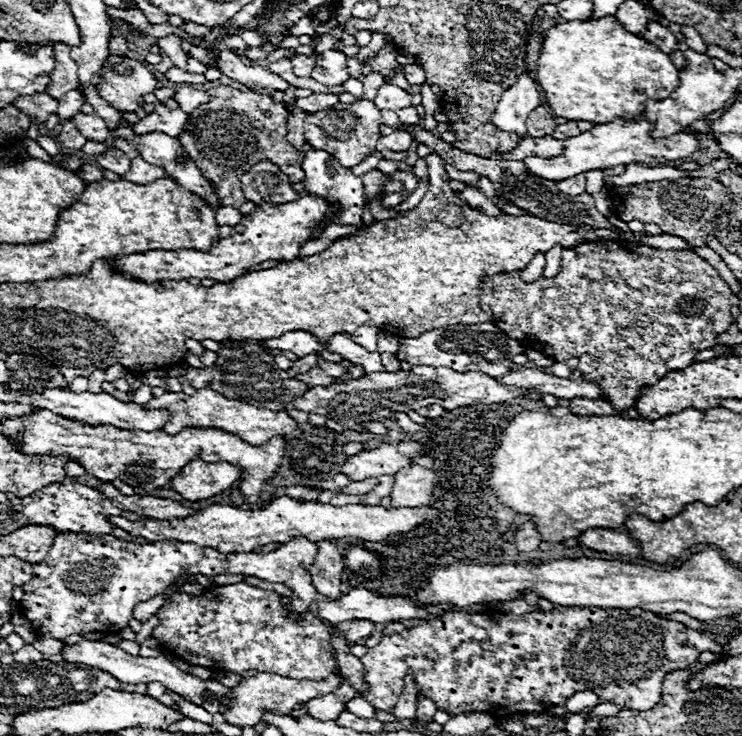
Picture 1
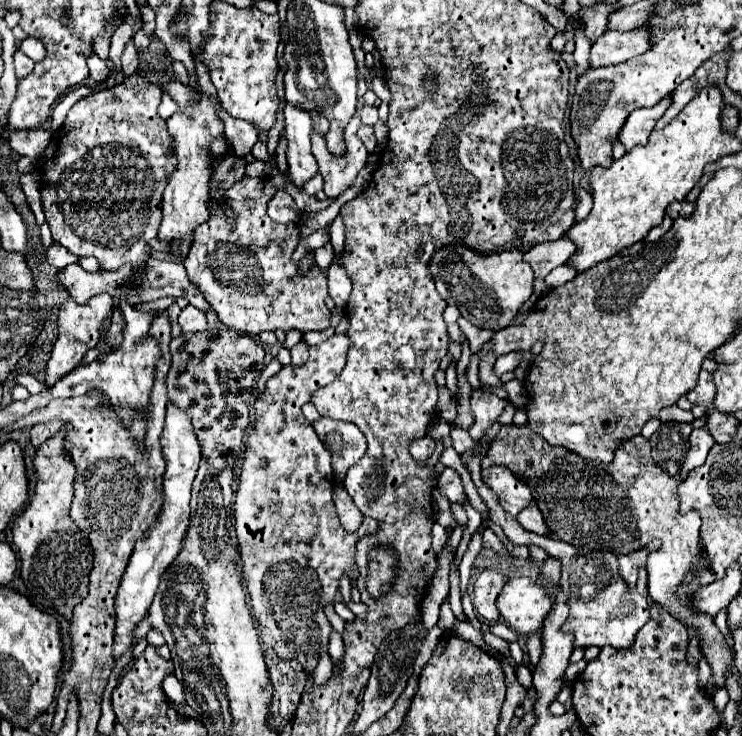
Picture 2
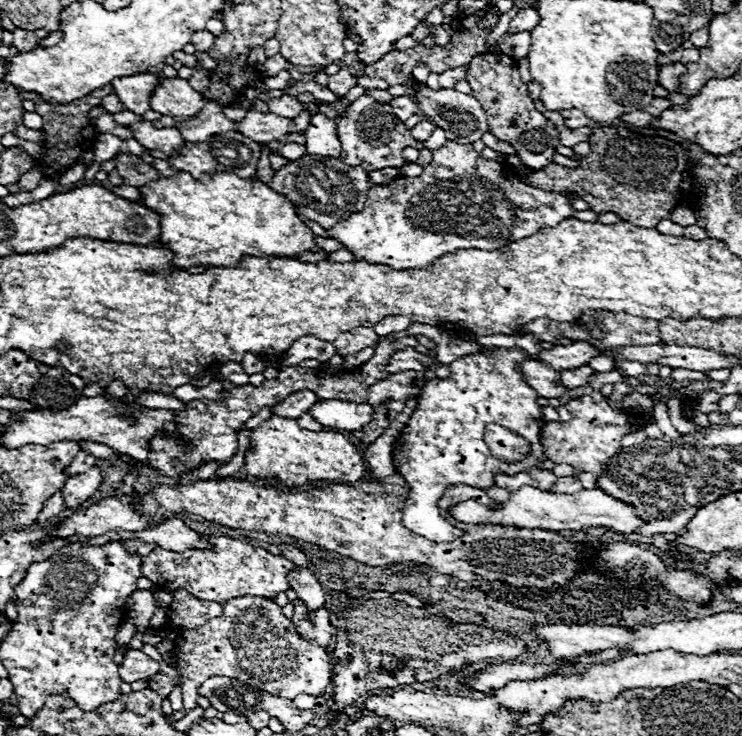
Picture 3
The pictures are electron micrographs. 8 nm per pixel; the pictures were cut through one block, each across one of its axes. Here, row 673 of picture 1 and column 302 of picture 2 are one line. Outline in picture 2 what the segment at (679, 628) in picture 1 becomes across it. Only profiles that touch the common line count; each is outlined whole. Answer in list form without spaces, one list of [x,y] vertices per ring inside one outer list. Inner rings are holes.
[[[334,334],[318,346],[310,346],[310,358],[306,364],[288,364],[266,382],[266,390],[254,404],[256,424],[248,434],[242,474],[234,502],[234,528],[242,562],[242,580],[252,600],[252,614],[256,618],[262,644],[274,650],[282,660],[300,662],[302,668],[306,668],[308,676],[314,672],[320,656],[328,650],[332,626],[324,616],[324,606],[336,600],[342,576],[348,576],[350,580],[358,578],[360,572],[356,566],[356,544],[364,536],[378,530],[378,522],[374,522],[374,518],[364,518],[360,528],[352,534],[342,528],[332,502],[334,486],[328,478],[334,476],[330,466],[330,452],[318,440],[312,424],[302,414],[302,406],[310,402],[314,392],[320,386],[328,386],[330,382],[334,382],[336,376],[342,372],[348,348],[350,338],[346,338],[346,334]]]

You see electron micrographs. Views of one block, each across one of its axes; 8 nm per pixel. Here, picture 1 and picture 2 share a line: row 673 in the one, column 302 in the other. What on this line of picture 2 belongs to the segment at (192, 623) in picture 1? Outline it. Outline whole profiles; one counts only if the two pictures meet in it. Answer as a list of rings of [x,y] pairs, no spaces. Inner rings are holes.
[[[244,176],[242,180],[234,182],[234,186],[226,192],[226,208],[234,212],[234,216],[210,216],[206,226],[200,226],[194,232],[194,246],[190,246],[190,254],[184,260],[184,268],[188,272],[190,282],[200,288],[204,298],[216,310],[220,322],[224,322],[232,330],[250,336],[258,336],[266,330],[324,330],[330,324],[330,310],[324,304],[328,296],[328,272],[320,270],[318,264],[312,264],[308,272],[300,272],[298,262],[292,262],[292,254],[304,240],[304,236],[300,232],[300,224],[276,224],[268,216],[266,206],[274,194],[276,184],[268,176]]]

